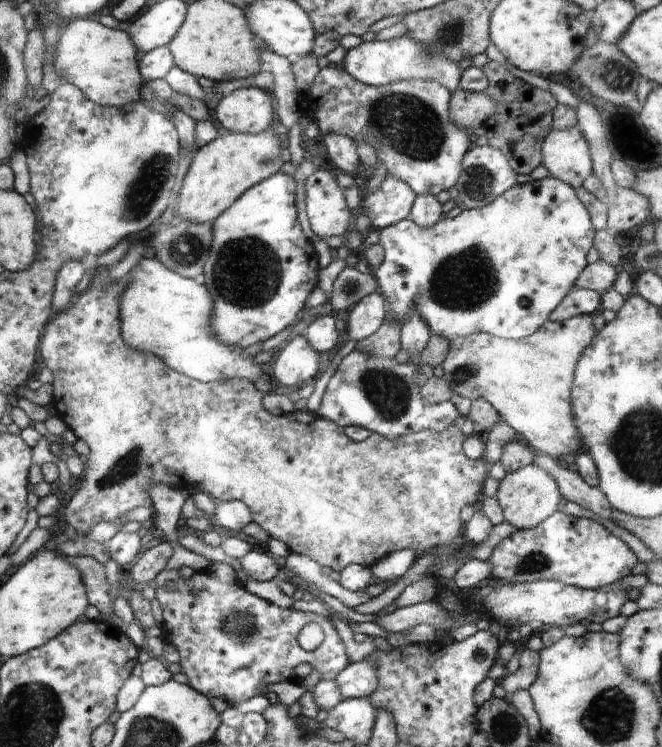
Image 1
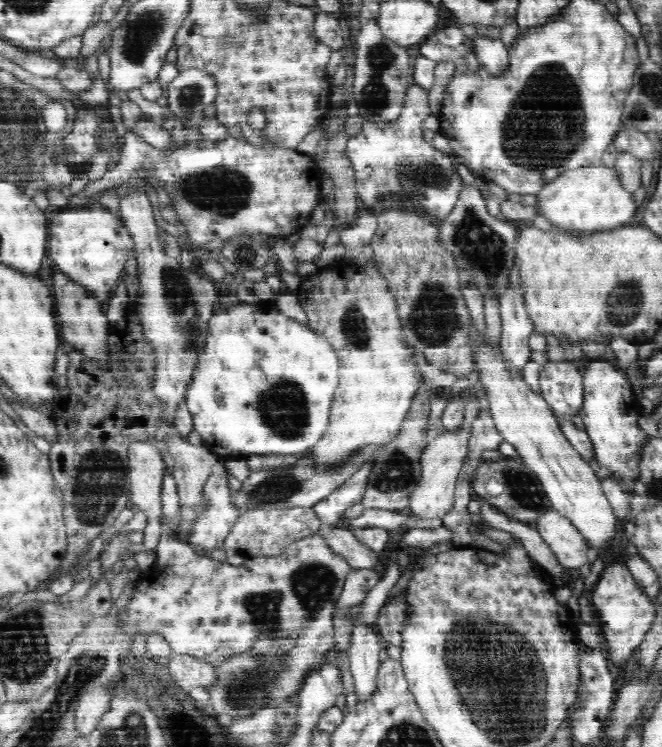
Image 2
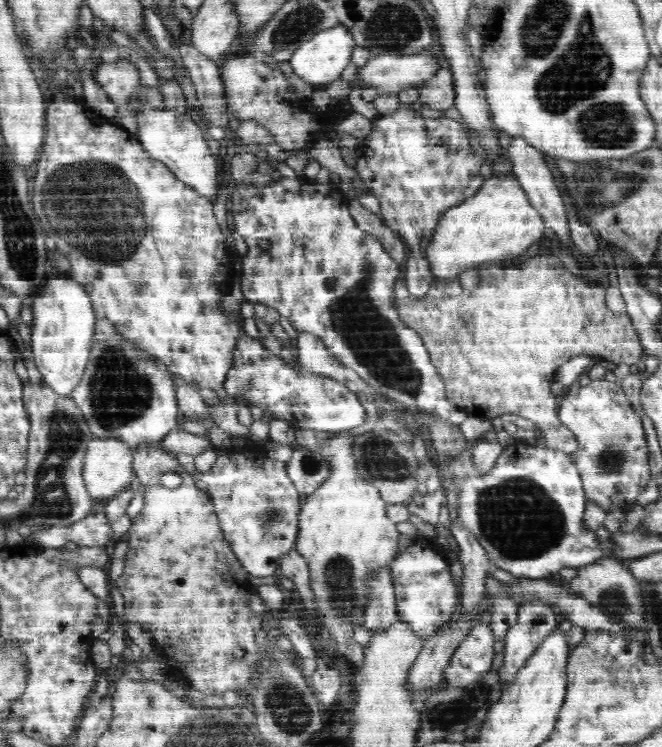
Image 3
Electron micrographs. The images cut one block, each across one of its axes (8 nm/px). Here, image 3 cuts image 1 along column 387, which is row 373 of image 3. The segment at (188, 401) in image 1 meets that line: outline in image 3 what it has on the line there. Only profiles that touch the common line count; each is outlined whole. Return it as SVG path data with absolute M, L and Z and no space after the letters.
M540 256L540 262L534 257L528 258L524 262L524 268L498 268L496 263L487 262L480 265L477 269L479 284L474 292L465 289L458 281L441 282L440 280L435 280L430 284L428 292L418 300L410 296L406 285L398 282L398 284L395 284L395 298L398 300L399 315L404 321L404 324L415 330L420 338L423 338L424 346L428 349L428 356L430 357L431 363L435 366L441 380L444 381L445 397L448 399L448 402L456 405L460 410L464 410L466 414L478 416L482 420L491 421L497 416L508 414L508 412L512 412L512 414L516 414L518 417L528 418L528 420L532 420L535 424L538 424L536 427L537 432L544 434L546 447L552 450L561 450L571 455L576 452L577 440L574 433L560 422L558 402L556 402L556 396L550 390L550 386L554 382L554 374L558 372L558 368L564 362L568 362L572 356L578 356L578 354L604 356L608 360L622 362L622 364L637 364L638 360L642 358L643 346L637 337L634 325L631 323L631 318L627 314L618 314L610 310L606 304L604 292L594 292L592 288L588 287L588 283L584 284L584 282L576 280L576 276L572 276L570 272L567 272L566 269L564 270L564 267L546 268L546 264L547 261L542 262L542 256Z

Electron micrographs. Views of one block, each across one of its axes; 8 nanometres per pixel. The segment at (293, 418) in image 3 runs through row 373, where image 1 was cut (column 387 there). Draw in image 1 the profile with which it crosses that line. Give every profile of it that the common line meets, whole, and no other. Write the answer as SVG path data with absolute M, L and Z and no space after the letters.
M546 177L527 183L517 183L505 192L502 200L498 200L498 204L490 204L490 208L478 208L478 210L463 209L458 216L442 218L434 226L420 227L413 220L406 218L402 219L400 223L384 228L380 231L379 236L379 244L383 252L382 259L377 268L374 269L374 275L379 286L379 292L386 299L385 316L394 314L400 322L400 328L402 328L402 322L406 320L406 314L410 310L416 310L418 316L426 322L431 335L436 334L436 336L442 336L449 341L457 337L482 332L503 339L522 340L533 335L538 328L548 322L549 316L560 306L562 299L569 294L576 278L580 278L581 272L587 267L586 254L594 246L593 240L594 226L592 226L590 213L586 210L586 206L578 200L575 189L557 178Z

